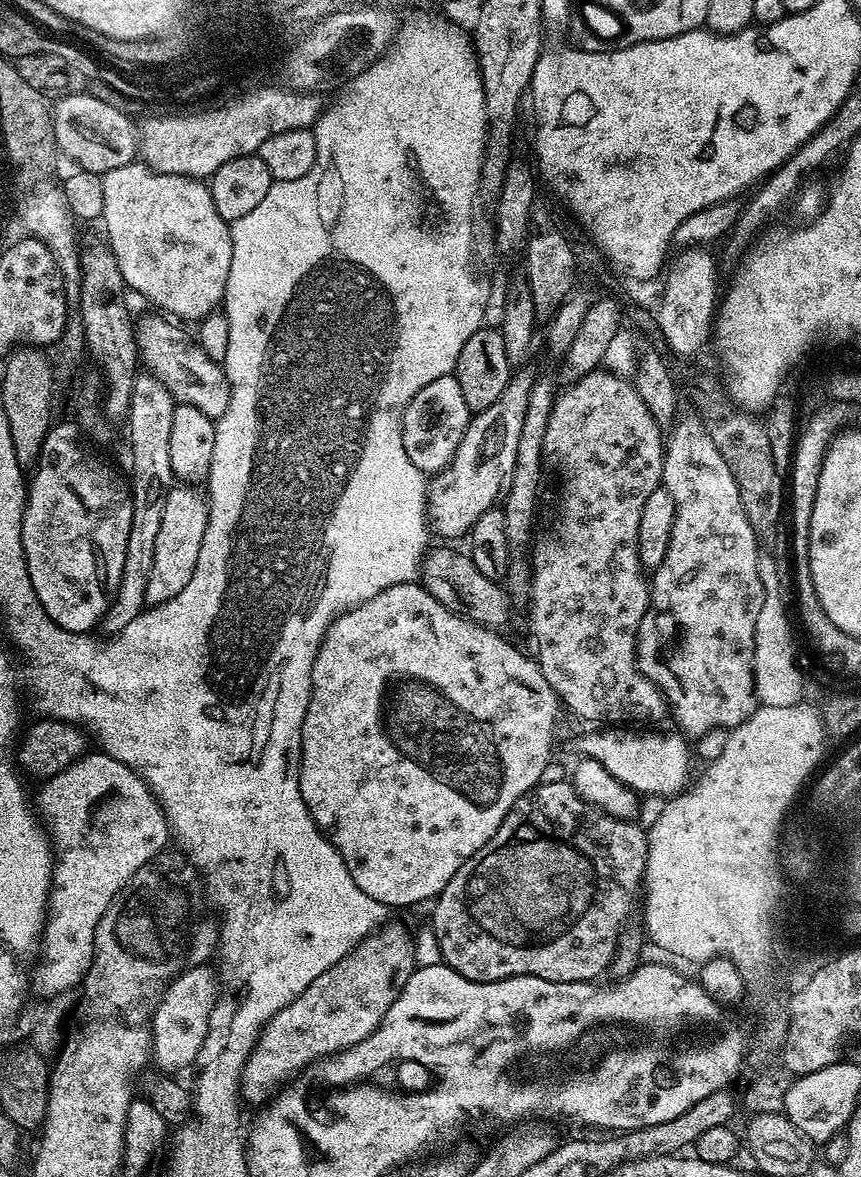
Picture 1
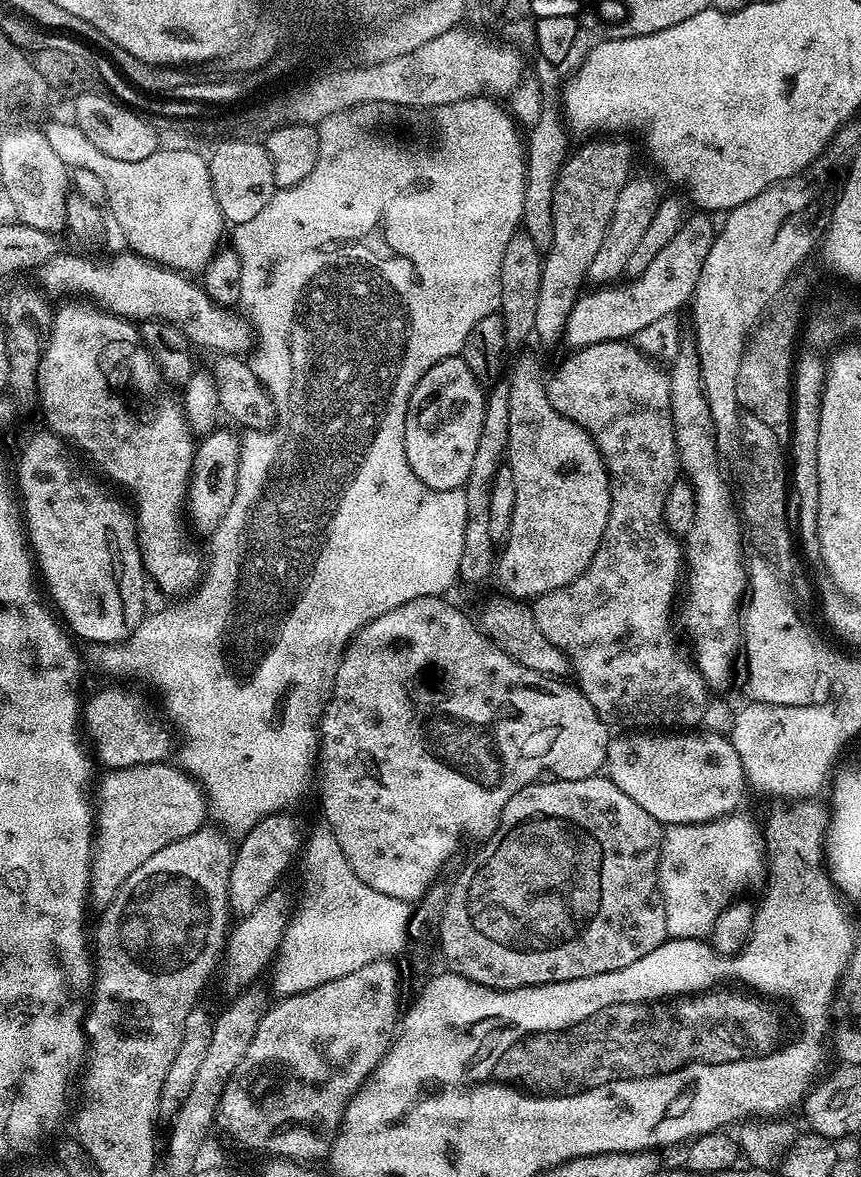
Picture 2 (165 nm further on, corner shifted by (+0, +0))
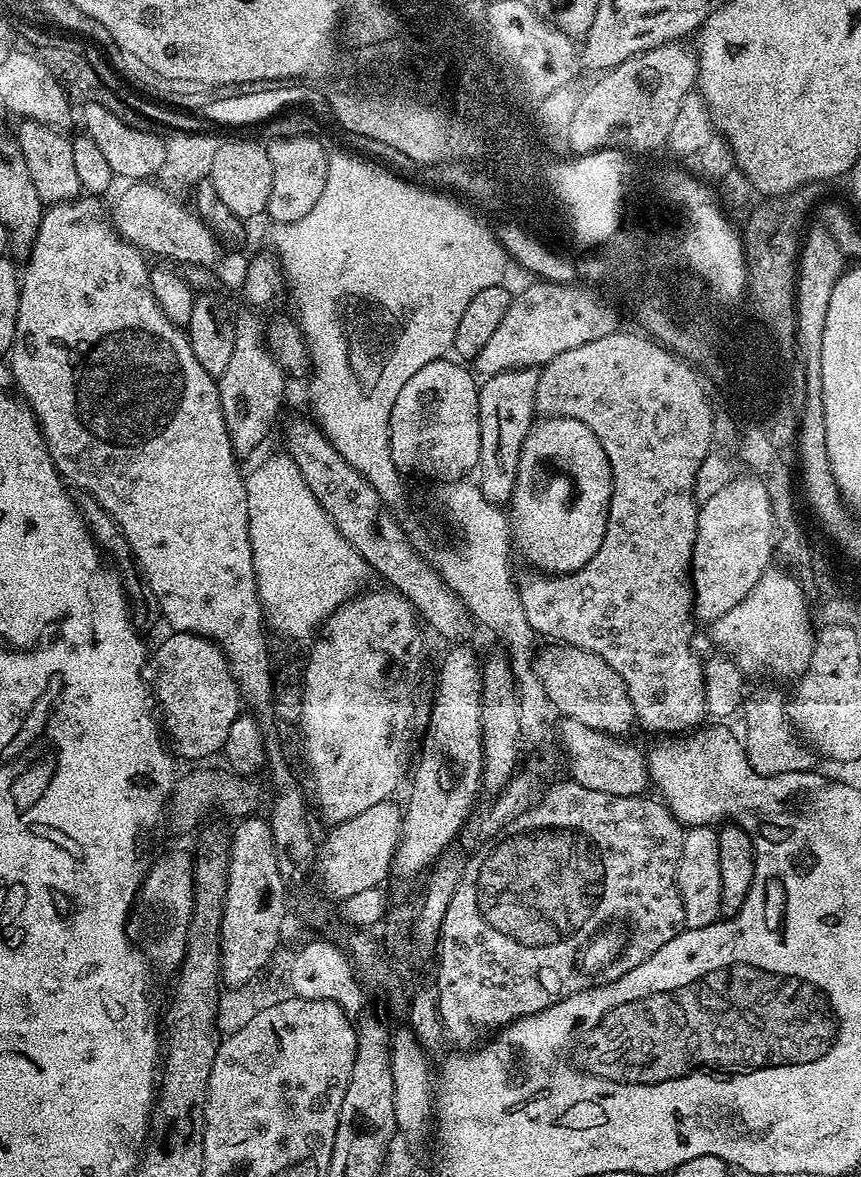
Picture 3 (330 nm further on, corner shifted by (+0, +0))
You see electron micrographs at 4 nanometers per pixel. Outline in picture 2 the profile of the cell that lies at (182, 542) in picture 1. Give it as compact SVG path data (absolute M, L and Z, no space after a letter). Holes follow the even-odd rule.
M217 426L207 433L197 443L192 463L192 481L188 484L186 508L189 515L192 514L193 527L196 526L198 531L205 532L205 534L215 532L222 518L226 518L226 510L230 510L230 502L234 502L234 494L238 490L241 437L235 436L231 432L233 429L228 428Z

